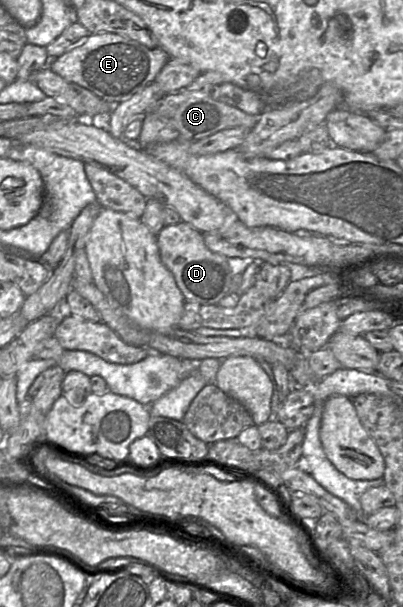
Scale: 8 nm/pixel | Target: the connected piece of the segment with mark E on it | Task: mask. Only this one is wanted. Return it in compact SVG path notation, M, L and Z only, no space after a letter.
M101 32L90 34L84 42L53 59L49 68L69 83L88 89L105 101L121 103L152 83L169 60L170 56L160 46L150 49L128 37Z

